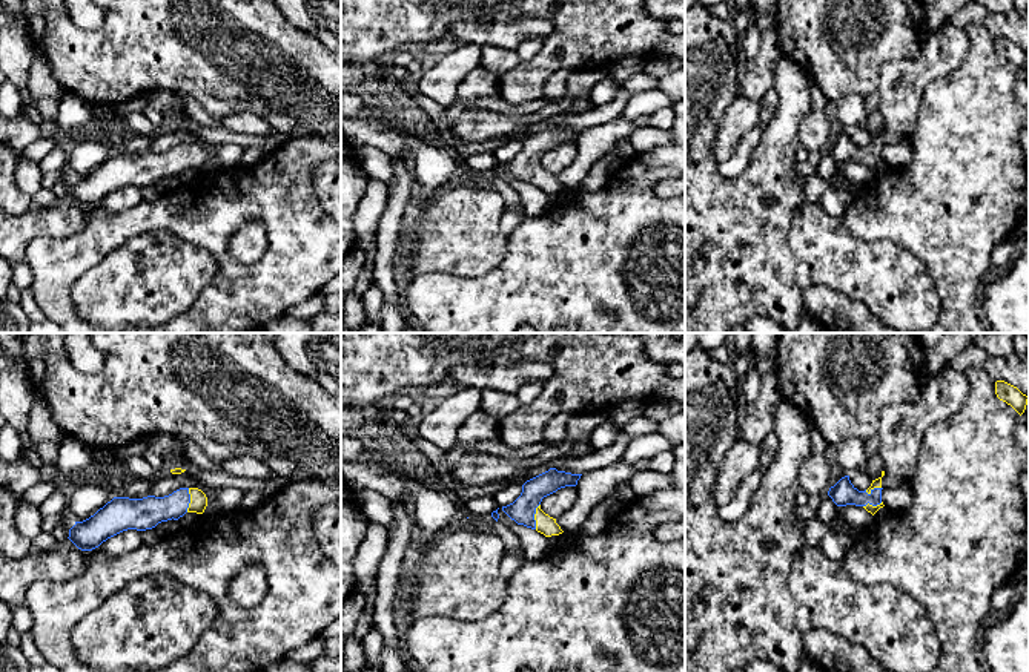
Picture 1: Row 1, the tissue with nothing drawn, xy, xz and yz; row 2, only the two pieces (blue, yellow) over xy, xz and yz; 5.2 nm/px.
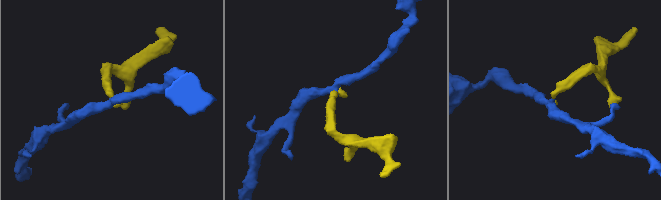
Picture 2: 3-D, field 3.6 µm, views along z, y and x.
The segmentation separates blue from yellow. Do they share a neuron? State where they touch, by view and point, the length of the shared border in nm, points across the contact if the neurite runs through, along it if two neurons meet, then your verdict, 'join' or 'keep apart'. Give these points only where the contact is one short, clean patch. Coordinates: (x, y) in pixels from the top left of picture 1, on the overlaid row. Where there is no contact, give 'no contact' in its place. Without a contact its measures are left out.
contact xz (533, 516); length 140 nm; way xz (522, 510), (533, 516), (545, 525); join

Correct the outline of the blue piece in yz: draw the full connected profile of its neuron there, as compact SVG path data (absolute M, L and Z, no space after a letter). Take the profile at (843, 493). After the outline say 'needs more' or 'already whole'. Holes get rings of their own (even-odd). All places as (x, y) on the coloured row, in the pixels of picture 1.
M849 476L842 477L829 488L828 496L837 506L855 505L863 506L872 516L883 508L882 502L882 477L872 480L871 486L859 491L849 480Z | needs more

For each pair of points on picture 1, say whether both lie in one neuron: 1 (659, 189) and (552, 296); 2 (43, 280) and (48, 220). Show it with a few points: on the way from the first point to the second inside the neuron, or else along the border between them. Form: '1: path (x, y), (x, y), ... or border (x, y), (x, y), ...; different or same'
1: border (668, 177), (661, 178), (655, 184), (656, 198); different
2: border (82, 227), (37, 237), (26, 250), (29, 269); different

